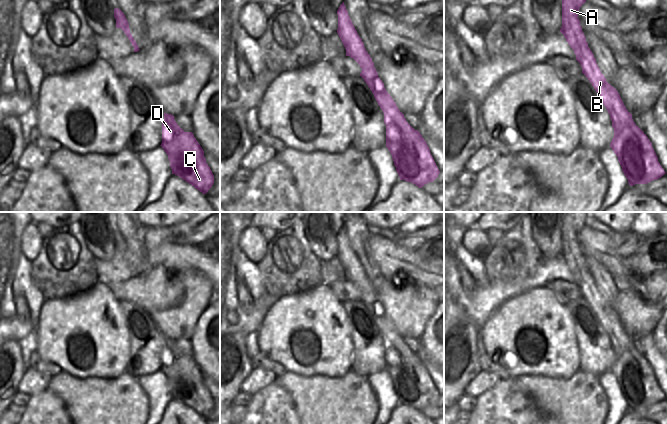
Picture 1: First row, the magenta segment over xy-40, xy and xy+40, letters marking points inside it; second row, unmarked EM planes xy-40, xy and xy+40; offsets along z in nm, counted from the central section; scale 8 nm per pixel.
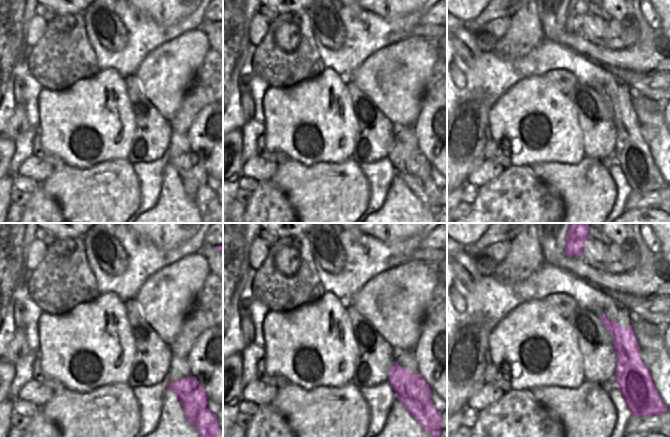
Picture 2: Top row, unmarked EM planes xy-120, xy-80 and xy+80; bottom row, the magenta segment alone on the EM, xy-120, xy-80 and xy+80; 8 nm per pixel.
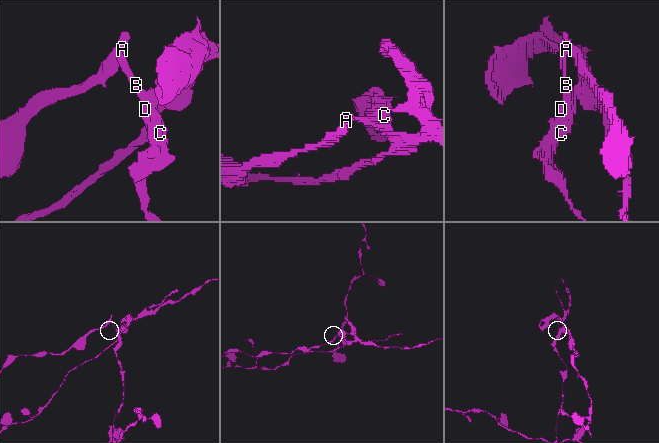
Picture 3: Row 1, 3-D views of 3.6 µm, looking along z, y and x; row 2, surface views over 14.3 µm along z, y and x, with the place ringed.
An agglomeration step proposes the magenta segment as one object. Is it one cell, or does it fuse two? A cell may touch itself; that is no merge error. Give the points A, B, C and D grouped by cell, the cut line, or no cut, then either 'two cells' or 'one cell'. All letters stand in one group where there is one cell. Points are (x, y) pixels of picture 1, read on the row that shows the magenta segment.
A / B C D | xy (359, 37), (350, 45), (349, 55) | two cells

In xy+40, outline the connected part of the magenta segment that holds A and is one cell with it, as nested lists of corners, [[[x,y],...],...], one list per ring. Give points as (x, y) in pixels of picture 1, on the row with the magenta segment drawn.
[[[562,0],[562,27],[560,32],[572,49],[585,38],[578,18],[578,11],[586,0]]]

